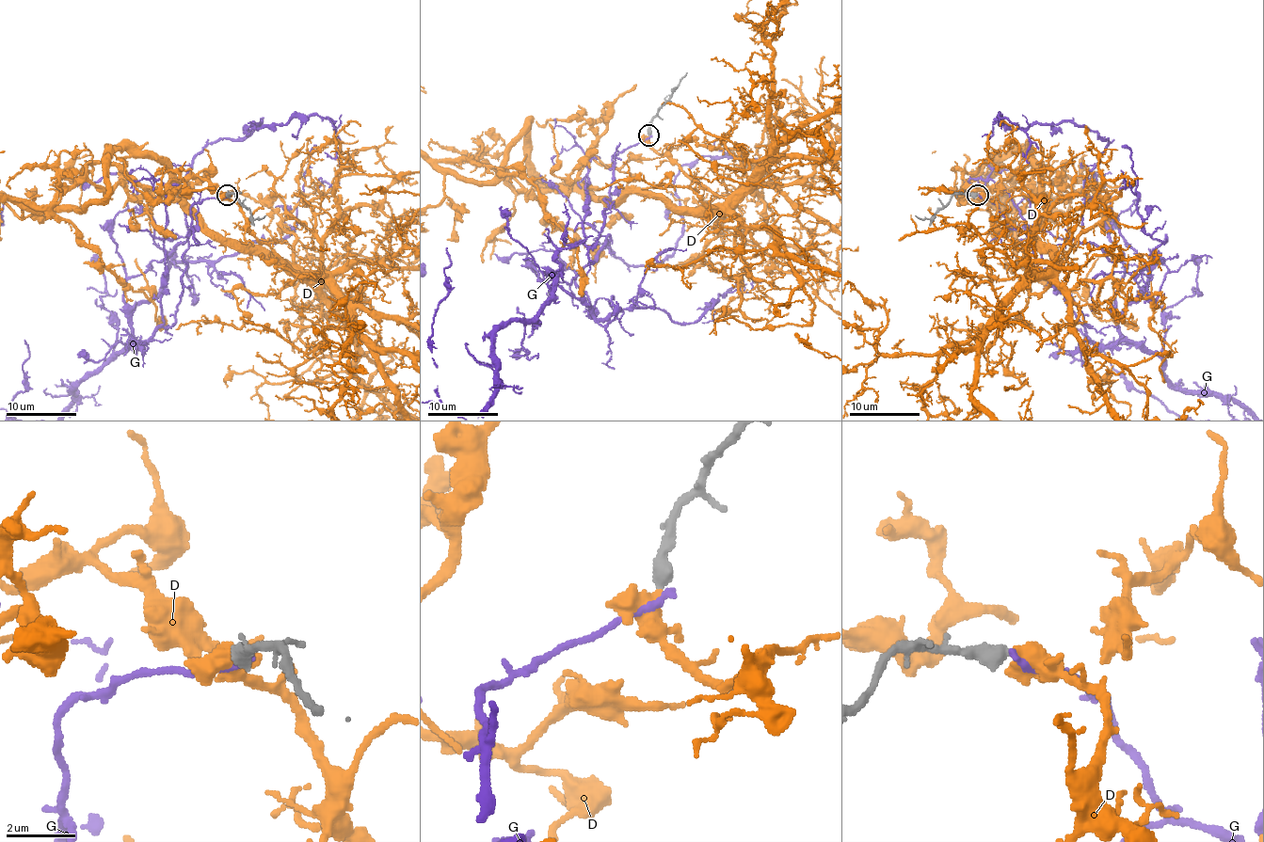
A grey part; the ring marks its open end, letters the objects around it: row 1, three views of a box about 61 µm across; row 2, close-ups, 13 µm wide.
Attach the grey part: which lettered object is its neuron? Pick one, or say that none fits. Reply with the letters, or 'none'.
D

